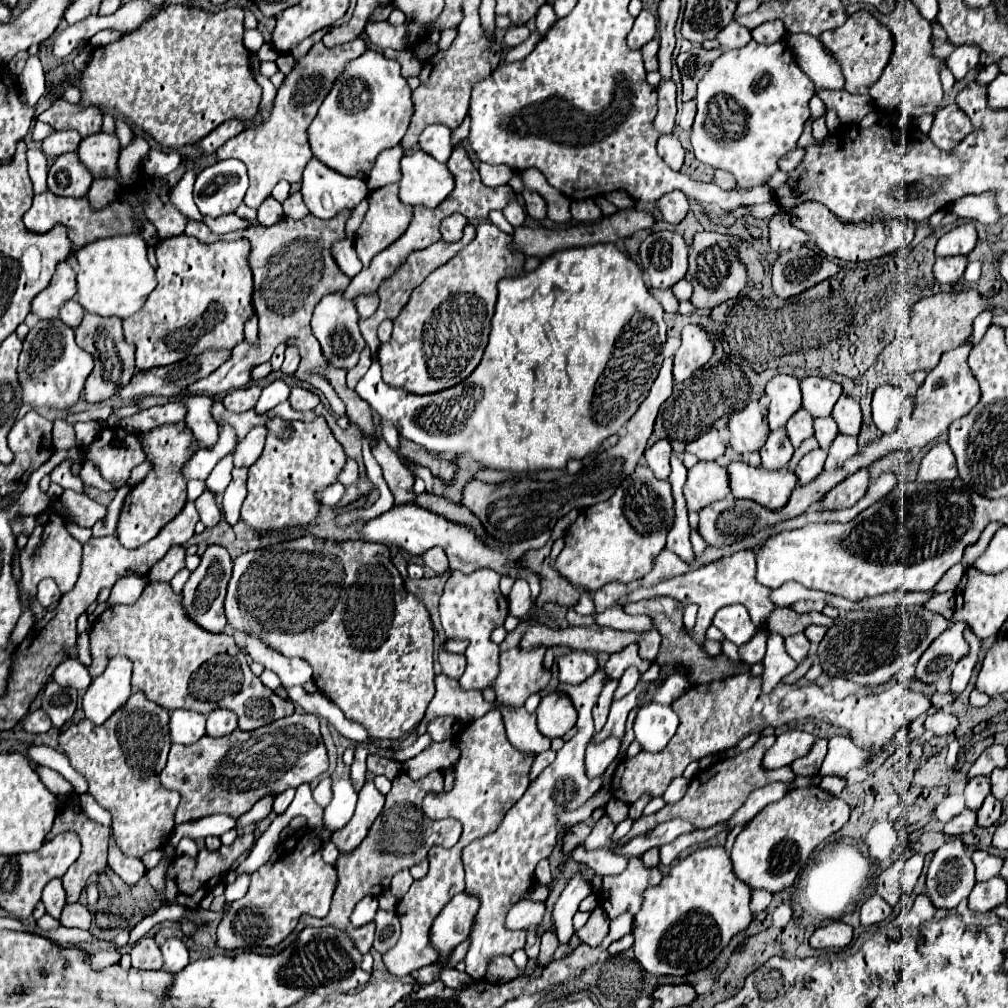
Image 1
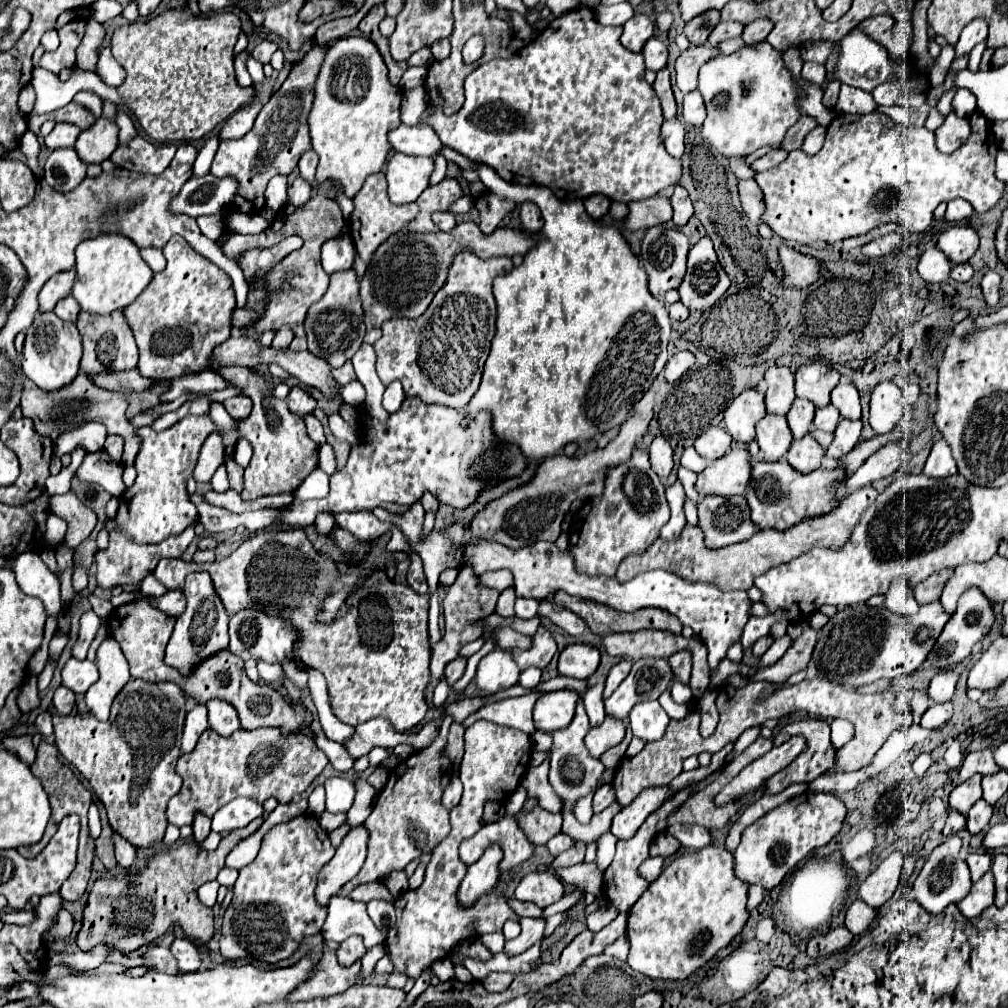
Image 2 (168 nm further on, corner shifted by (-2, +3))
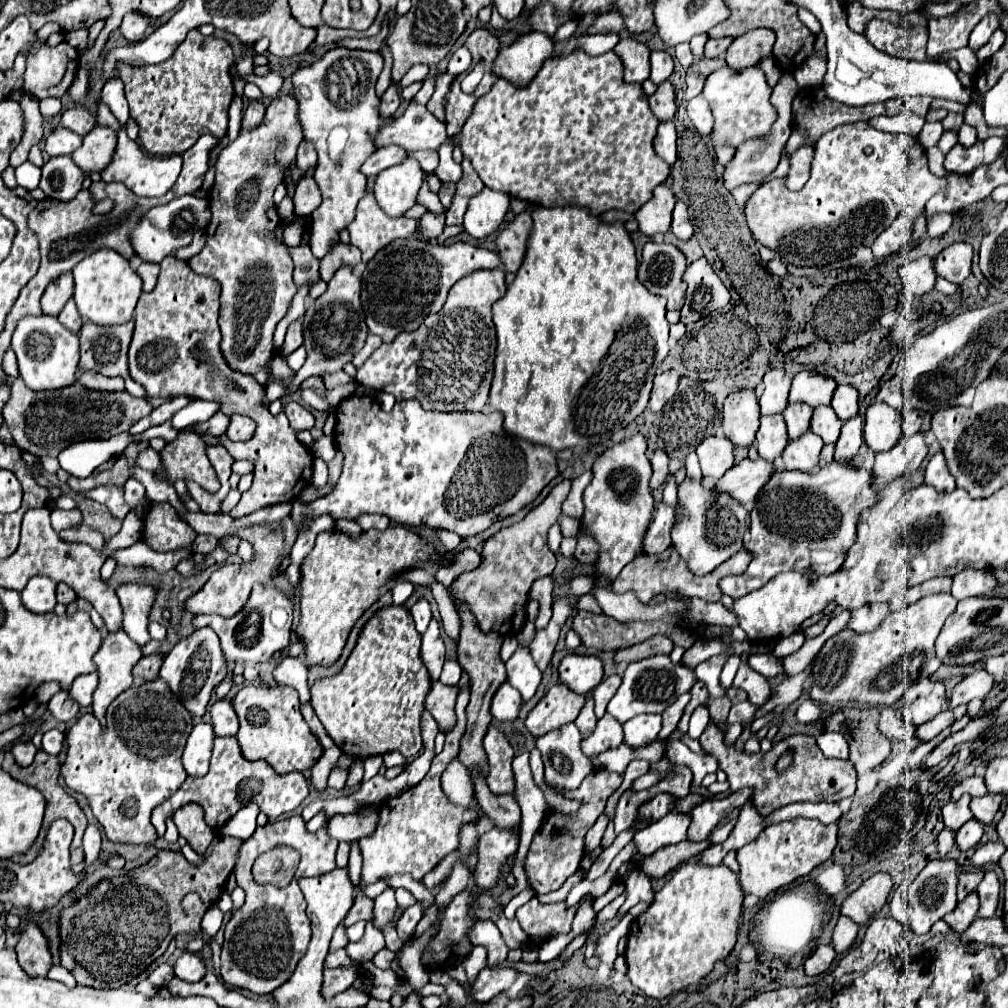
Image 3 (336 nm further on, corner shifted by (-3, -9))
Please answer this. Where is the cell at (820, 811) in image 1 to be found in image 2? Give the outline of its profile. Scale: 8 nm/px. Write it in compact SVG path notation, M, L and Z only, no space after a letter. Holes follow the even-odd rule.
M806 791L788 799L742 831L742 841L734 853L736 875L750 885L774 889L810 851L826 845L840 831L846 811L846 805L832 793Z

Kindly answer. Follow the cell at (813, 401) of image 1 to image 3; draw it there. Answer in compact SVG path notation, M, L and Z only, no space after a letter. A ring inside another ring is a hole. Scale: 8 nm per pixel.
M803 369L791 381L789 401L791 403L801 401L801 403L807 403L809 407L829 405L835 387L837 387L837 383L833 377L821 375L811 369Z

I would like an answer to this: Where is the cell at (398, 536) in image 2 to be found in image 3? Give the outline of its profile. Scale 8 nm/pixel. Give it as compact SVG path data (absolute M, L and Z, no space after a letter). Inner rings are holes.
M419 599L413 609L411 609L411 615L415 619L415 625L417 625L417 631L423 635L429 621L431 621L431 609L429 609L429 603L425 599Z

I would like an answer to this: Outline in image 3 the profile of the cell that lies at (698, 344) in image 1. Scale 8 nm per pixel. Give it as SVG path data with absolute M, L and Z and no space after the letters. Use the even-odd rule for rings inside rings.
M665 371L661 375L655 375L653 379L653 389L651 389L651 399L649 399L649 409L653 413L661 411L663 405L673 397L679 385L679 375L675 371Z

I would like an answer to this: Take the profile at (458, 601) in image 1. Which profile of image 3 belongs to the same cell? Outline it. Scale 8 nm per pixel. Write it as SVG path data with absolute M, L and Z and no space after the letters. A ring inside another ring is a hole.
M503 683L497 689L497 695L493 697L491 715L497 721L515 721L519 717L521 703L523 703L521 695L517 695L517 691L513 691L513 687L509 687L509 683Z

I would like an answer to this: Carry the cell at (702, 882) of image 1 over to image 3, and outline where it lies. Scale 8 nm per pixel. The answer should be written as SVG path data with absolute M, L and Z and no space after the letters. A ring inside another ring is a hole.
M693 861L683 863L679 869L673 871L663 889L655 893L649 909L631 925L627 941L627 977L631 979L631 983L653 999L665 999L679 993L687 985L699 983L717 961L725 959L733 951L733 945L737 941L737 921L741 917L741 905L743 891L739 887L739 879L725 865L707 867Z

